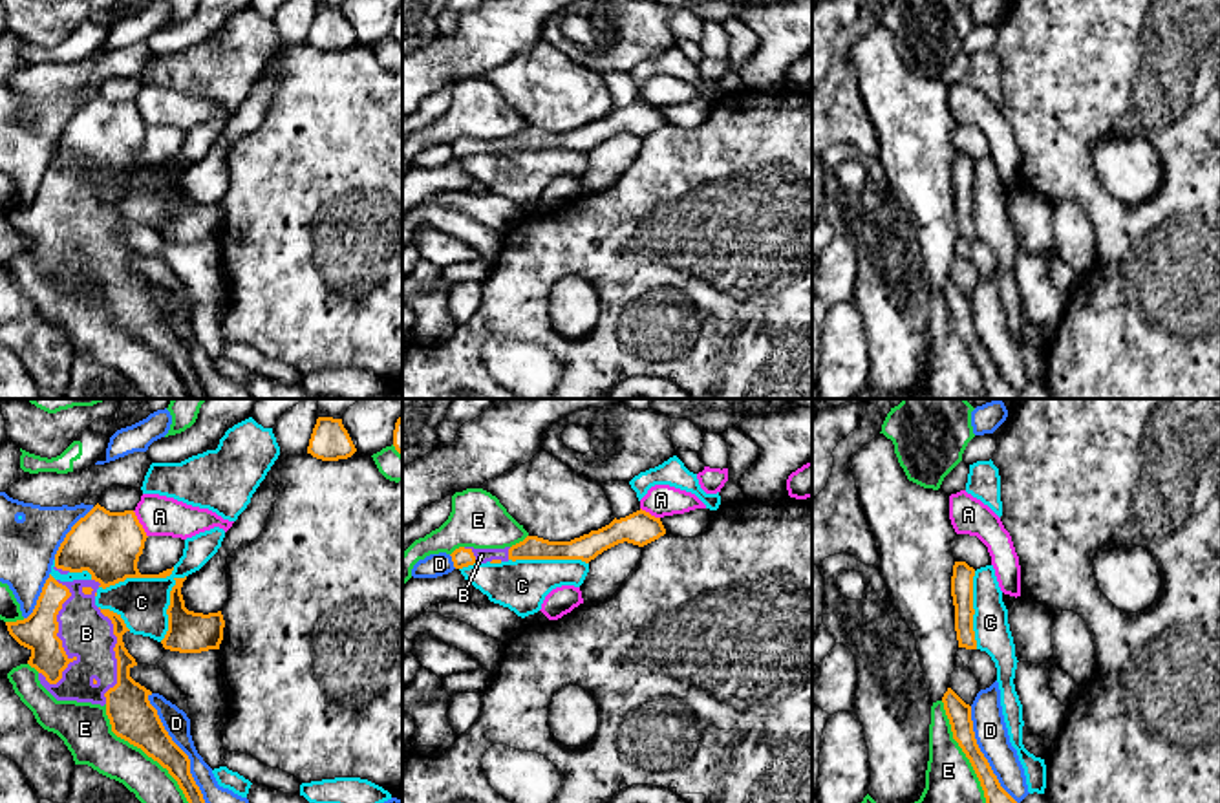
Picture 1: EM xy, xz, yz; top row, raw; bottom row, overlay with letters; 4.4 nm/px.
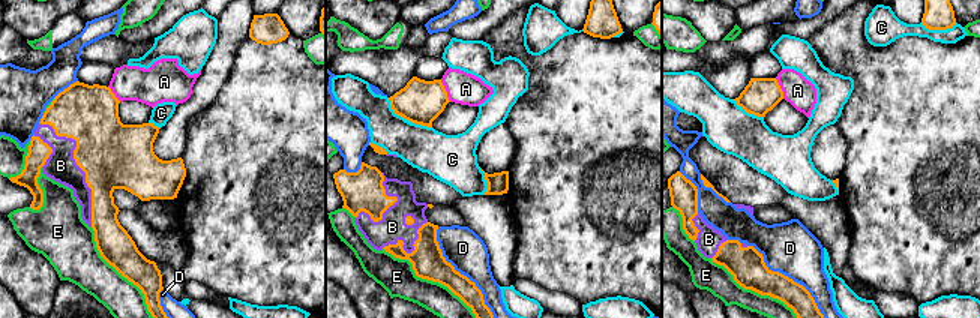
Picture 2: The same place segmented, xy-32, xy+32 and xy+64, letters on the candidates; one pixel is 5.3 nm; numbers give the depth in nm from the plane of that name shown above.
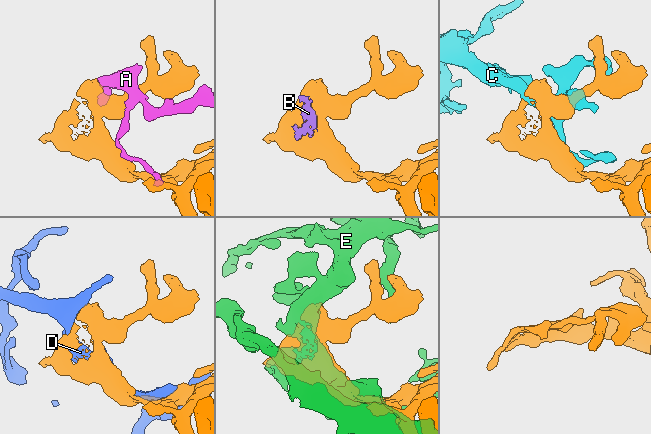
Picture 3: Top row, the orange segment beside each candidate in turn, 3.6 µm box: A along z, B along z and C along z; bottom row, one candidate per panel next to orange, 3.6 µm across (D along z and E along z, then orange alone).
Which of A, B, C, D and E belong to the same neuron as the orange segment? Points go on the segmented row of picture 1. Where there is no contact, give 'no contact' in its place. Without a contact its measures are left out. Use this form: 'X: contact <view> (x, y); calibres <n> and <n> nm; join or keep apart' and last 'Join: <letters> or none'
A: contact xy (139, 524); calibres 280 and 180 nm; keep apart
B: contact xy (57, 631); calibres 160 and 220 nm; join
C: contact xz (549, 558); calibres 120 and 220 nm; keep apart
D: contact xy (180, 749); calibres 200 and 110 nm; keep apart
E: contact xy (143, 750); calibres 200 and 220 nm; keep apart
Join: B

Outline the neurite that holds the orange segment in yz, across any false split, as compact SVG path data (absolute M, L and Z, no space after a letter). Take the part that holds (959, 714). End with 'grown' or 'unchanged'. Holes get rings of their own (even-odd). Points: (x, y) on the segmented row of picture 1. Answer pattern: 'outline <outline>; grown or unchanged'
outline M951 688L942 697L946 715L951 724L953 739L958 743L966 757L969 759L980 787L984 790L986 803L1017 803L999 783L988 759L980 752L971 721L971 706L966 704Z; unchanged

